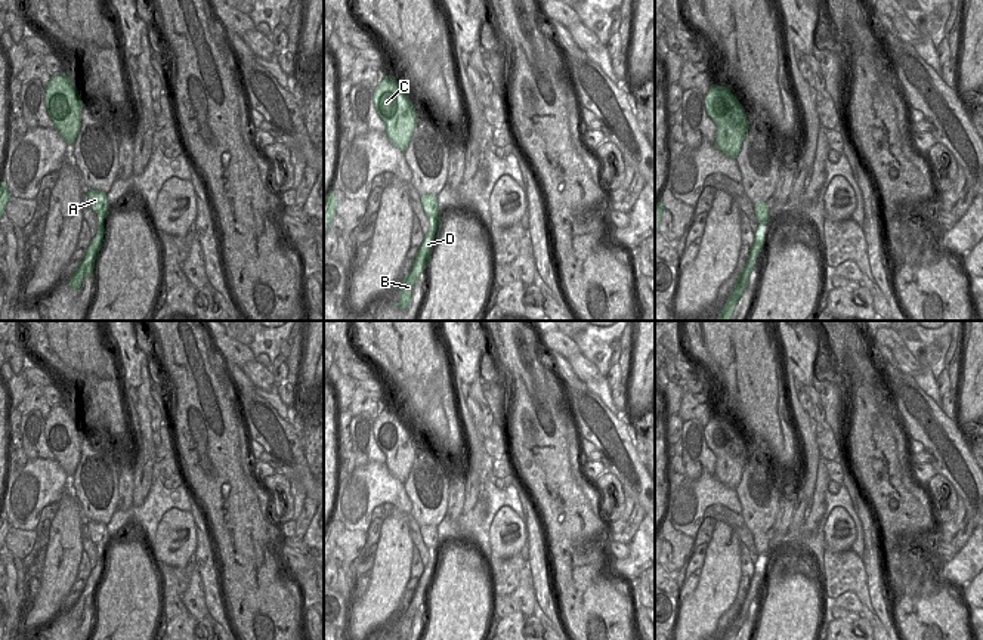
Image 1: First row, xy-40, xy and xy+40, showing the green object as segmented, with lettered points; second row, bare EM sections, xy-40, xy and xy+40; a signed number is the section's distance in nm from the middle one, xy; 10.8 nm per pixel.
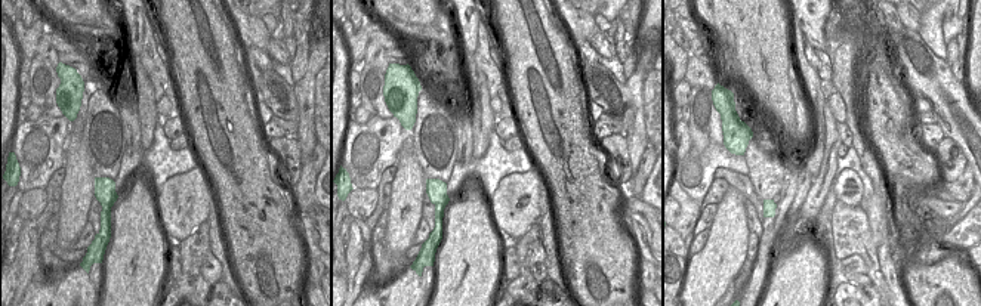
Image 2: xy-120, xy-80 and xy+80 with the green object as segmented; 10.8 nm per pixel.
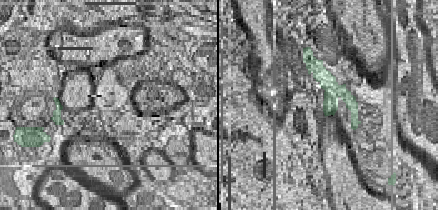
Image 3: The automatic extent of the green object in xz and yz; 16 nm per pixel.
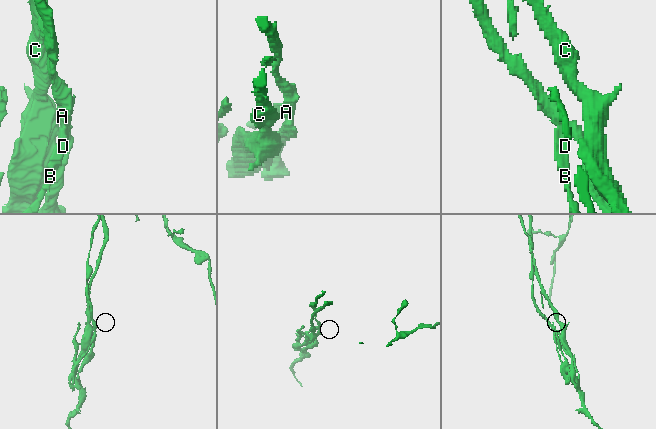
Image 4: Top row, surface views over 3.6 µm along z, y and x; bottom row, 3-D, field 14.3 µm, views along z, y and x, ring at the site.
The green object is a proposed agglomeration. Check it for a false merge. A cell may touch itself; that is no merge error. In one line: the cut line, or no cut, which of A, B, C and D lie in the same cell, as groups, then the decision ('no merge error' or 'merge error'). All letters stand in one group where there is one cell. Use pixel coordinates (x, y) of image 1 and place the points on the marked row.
cut in xy along (429, 216), (438, 223); A / B C D; merge error

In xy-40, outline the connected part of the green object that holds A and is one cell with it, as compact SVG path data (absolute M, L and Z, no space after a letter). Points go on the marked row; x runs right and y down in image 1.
M89 189L87 198L89 198L90 208L96 214L101 214L102 219L105 219L109 214L109 211L106 210L108 201L105 192Z

